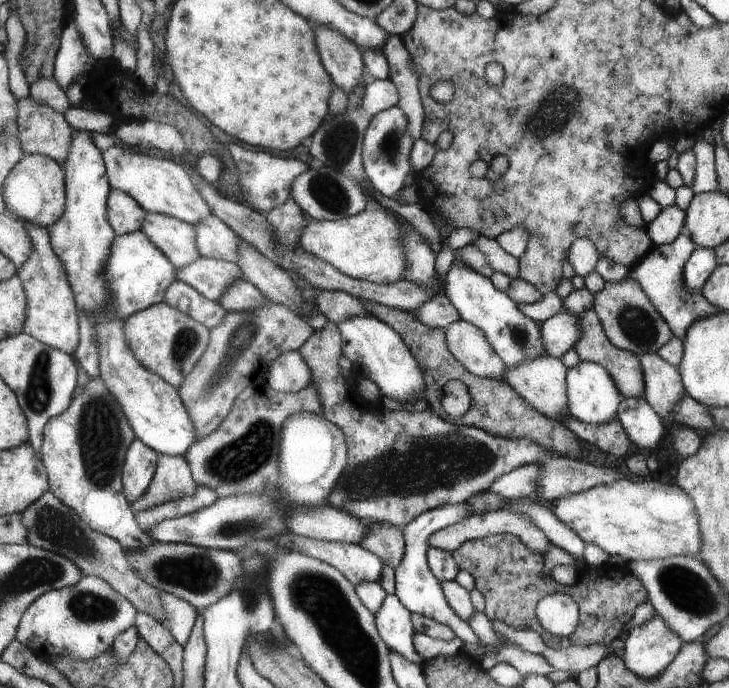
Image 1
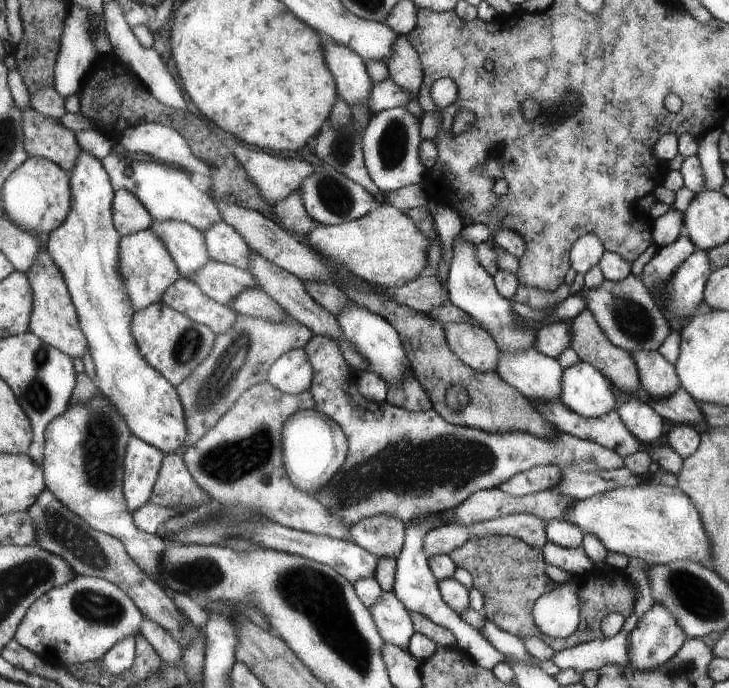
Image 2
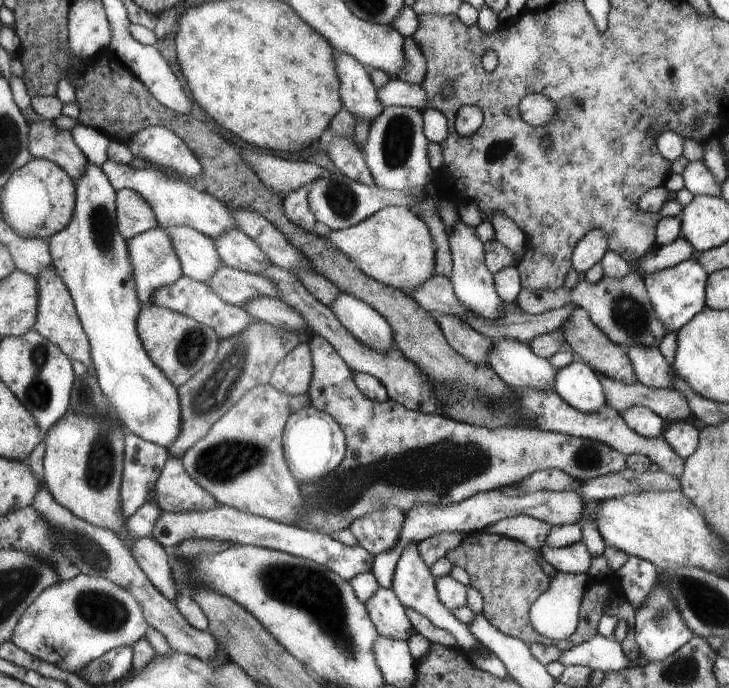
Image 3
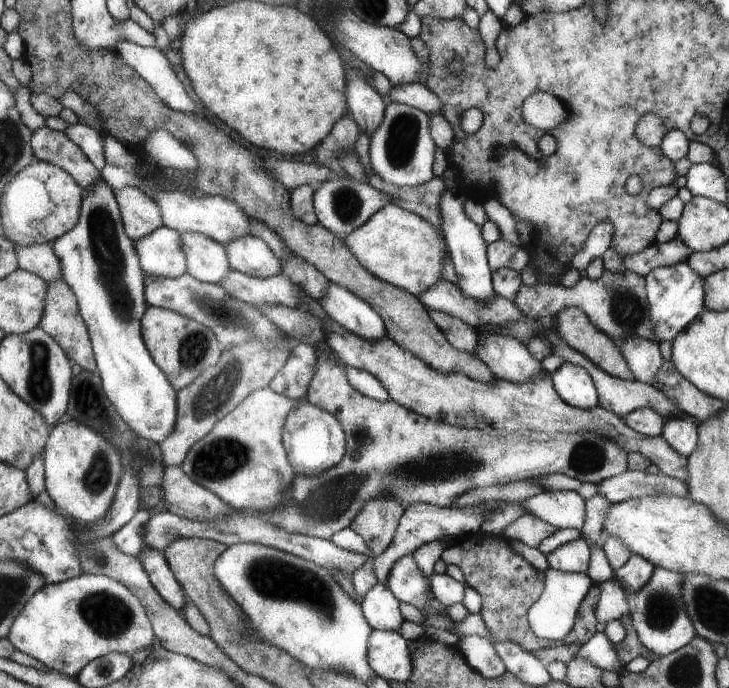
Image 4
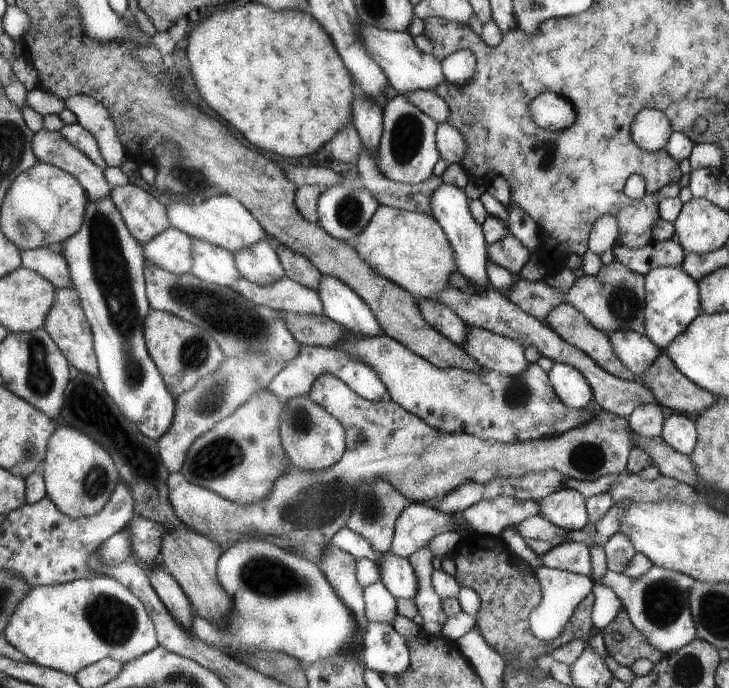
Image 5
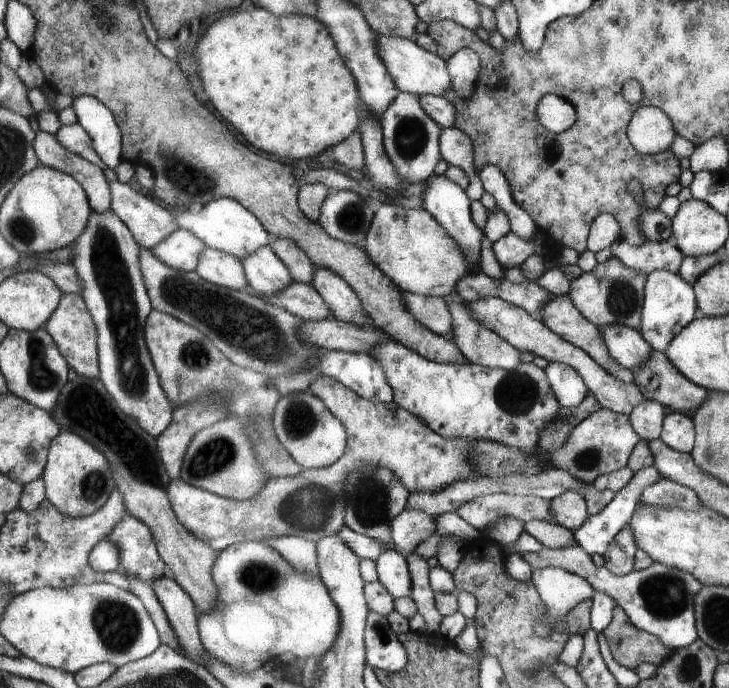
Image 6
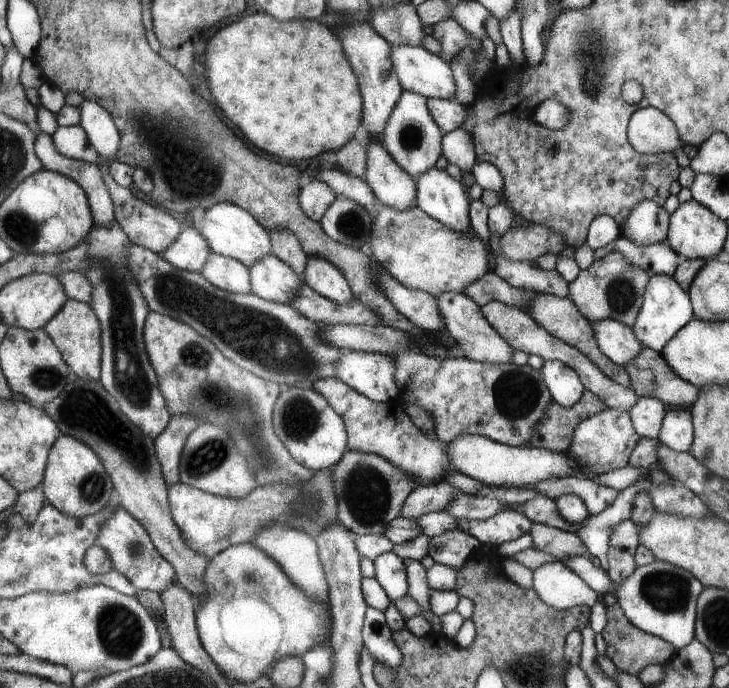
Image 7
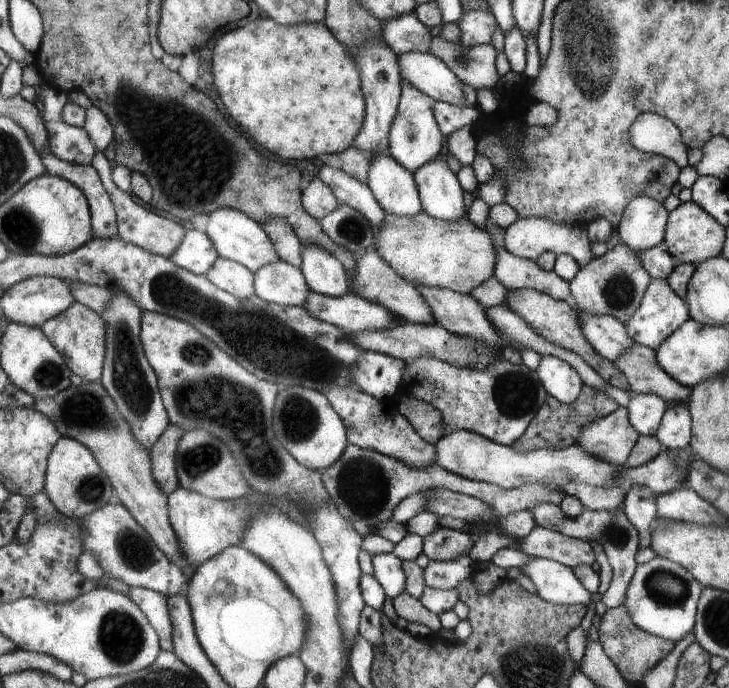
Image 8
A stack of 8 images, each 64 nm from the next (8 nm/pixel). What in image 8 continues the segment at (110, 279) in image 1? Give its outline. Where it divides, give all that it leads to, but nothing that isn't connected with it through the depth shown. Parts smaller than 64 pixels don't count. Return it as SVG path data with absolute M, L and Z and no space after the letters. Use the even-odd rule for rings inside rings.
M195 229L185 232L176 250L168 257L181 268L197 275L204 275L219 258L209 236Z

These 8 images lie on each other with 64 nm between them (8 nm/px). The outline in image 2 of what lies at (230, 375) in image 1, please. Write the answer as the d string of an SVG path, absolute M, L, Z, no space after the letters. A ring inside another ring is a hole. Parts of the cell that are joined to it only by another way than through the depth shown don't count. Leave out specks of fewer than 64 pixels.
M285 311L281 322L238 315L225 332L214 335L209 355L205 356L200 365L176 387L184 408L185 426L188 429L182 449L191 446L211 431L217 420L232 408L247 388L266 381L269 368L275 361L289 350L305 347L312 333Z

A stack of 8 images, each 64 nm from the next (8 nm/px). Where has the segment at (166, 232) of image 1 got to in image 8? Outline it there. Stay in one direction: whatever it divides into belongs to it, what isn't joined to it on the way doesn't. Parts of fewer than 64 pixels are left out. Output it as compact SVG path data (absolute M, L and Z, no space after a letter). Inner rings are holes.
M217 258L212 268L204 274L217 288L238 299L249 299L255 294L254 276L245 265Z

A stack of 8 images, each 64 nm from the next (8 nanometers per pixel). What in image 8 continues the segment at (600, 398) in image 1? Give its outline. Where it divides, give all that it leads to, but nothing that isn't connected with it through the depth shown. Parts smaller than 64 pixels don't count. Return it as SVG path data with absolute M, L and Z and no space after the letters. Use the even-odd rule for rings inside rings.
M541 355L534 371L546 394L561 404L572 403L585 385L576 369L559 357Z

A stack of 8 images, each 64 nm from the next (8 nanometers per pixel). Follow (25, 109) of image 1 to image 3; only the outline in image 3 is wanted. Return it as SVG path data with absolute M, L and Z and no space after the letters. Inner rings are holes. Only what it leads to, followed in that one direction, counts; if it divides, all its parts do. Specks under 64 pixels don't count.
M45 119L30 124L30 150L35 158L57 163L64 168L75 181L86 174L88 160L79 148L71 131L60 129L53 121Z

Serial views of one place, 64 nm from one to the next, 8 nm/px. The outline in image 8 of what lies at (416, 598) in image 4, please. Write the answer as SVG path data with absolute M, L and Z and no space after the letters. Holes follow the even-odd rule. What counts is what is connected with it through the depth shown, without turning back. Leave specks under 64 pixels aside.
M392 552L379 553L370 556L373 567L373 576L380 581L389 598L396 597L404 590L404 572L401 568L402 560L399 560Z

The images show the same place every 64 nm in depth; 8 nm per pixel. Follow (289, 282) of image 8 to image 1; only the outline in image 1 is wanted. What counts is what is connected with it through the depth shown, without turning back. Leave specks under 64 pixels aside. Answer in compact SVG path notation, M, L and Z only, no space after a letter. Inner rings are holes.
M212 213L191 224L195 232L197 254L214 260L237 262L237 236Z

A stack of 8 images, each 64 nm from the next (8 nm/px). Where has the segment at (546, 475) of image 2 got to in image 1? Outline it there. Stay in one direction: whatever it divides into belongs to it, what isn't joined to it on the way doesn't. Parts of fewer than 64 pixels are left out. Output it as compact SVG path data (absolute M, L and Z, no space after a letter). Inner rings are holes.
M533 463L529 465L523 464L523 466L517 466L501 476L497 476L496 480L493 480L485 490L481 490L483 494L485 492L491 492L491 494L497 494L501 498L517 498L517 496L530 496L535 490L535 480L537 480L537 472L539 472L539 466L533 466Z

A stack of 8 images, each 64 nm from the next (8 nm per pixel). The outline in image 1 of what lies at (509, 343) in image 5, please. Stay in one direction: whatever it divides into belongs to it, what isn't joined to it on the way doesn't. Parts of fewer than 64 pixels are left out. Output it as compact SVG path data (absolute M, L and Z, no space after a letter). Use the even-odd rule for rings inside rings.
M543 354L537 358L529 358L521 362L515 368L505 368L503 381L521 396L533 410L541 413L547 420L555 420L557 424L563 424L567 416L571 416L568 410L567 385L565 378L568 369L561 363L559 357L551 357Z

